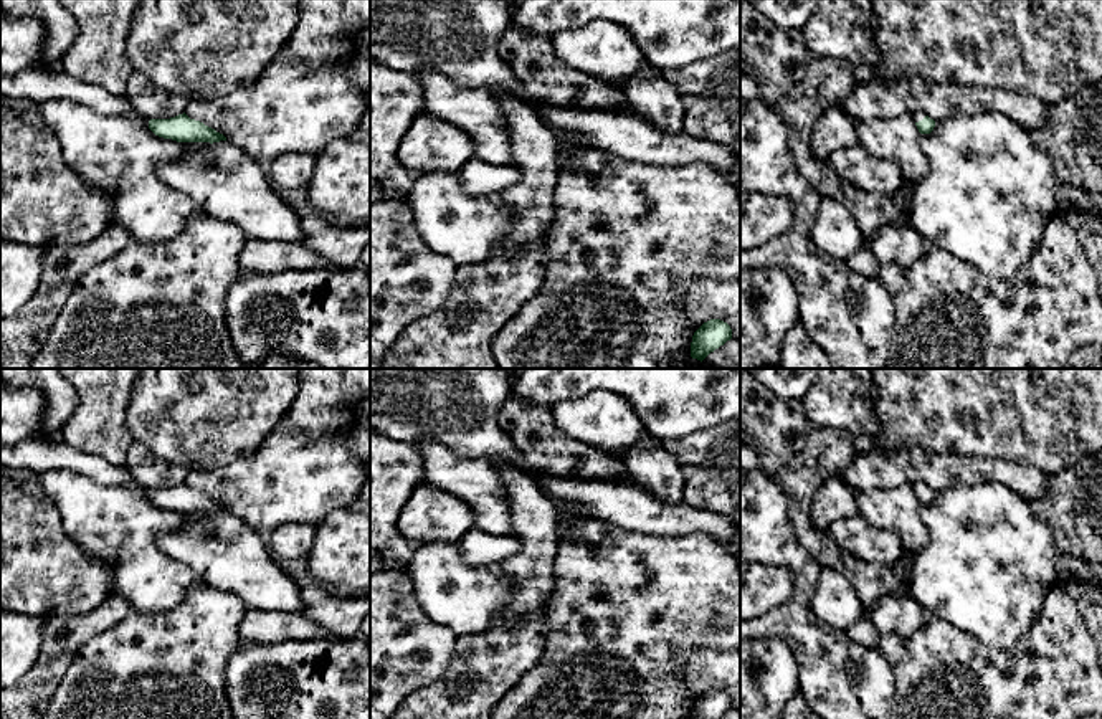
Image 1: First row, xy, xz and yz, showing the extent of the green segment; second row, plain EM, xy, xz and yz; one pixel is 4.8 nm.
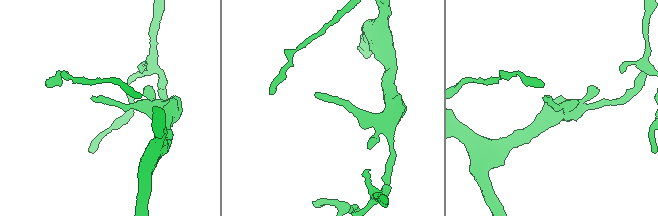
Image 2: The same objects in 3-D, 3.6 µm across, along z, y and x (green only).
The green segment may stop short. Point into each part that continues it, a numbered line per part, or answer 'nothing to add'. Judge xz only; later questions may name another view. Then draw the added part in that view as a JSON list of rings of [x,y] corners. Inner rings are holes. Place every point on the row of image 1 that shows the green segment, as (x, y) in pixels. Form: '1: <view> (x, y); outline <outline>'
nothing to add

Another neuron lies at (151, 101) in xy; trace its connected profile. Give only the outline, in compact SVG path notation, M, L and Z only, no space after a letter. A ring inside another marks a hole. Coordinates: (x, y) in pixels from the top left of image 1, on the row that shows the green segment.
M139 74L132 78L126 98L139 116L150 119L170 119L183 114L190 102L187 98L165 91Z

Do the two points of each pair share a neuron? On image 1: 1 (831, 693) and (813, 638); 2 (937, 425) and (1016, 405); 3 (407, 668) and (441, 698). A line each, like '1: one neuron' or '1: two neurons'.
1: one neuron
2: one neuron
3: two neurons

